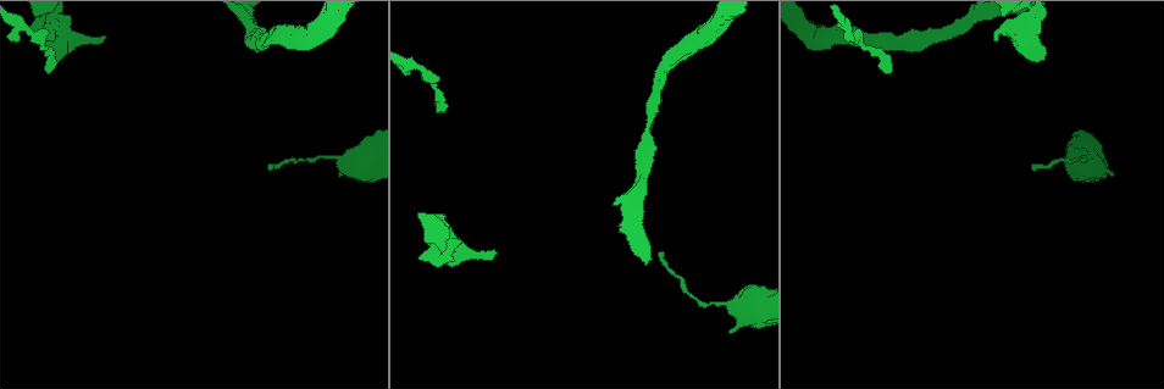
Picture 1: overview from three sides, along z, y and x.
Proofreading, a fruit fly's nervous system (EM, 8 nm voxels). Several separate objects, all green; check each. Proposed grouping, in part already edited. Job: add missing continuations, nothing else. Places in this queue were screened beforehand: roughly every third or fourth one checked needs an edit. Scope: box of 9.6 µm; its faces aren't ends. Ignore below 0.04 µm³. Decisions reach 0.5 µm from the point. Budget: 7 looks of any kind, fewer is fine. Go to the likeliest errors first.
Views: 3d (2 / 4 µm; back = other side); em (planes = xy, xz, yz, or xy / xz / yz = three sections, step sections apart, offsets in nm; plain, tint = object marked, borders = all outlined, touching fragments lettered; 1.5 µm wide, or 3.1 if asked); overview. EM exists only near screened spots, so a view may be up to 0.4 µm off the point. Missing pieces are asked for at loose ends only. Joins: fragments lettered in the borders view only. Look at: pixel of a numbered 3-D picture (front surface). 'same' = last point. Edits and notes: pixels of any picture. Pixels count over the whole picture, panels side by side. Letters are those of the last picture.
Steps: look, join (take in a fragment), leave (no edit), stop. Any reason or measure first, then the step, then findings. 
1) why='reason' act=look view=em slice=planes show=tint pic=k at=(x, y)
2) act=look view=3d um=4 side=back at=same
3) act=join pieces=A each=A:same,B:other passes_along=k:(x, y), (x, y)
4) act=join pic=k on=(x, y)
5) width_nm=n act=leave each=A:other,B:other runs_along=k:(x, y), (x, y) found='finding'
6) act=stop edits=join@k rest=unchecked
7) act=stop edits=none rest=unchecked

why='branch stops here' act=look view=em slice=planes show=borders pic=1 at=(732, 331)

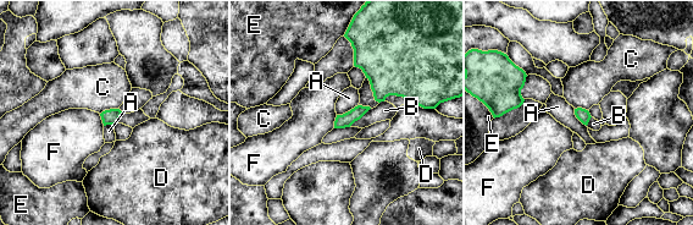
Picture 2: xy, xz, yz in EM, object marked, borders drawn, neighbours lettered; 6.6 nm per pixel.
act=leave each=A:other,B:other,C:other,D:other,E:other,F:other border=2:(358, 104), (337, 115) found='none of them fits'

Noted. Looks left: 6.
act=look view=3d um=2 pic=1 at=(48, 37)

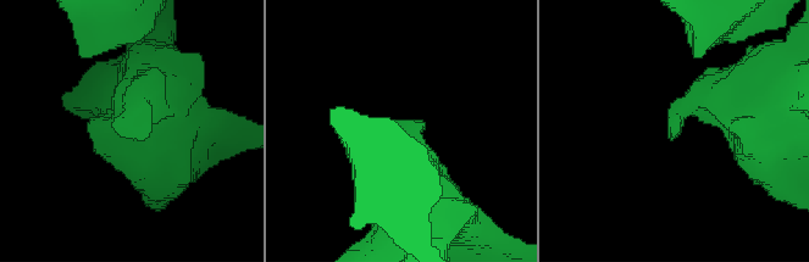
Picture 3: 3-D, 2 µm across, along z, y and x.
act=look view=em slice=yz step=8 show=borders pic=3 at=(672, 130)

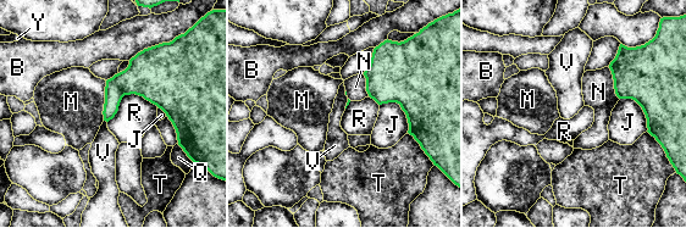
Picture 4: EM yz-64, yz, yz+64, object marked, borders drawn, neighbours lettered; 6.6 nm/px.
longest_contact=R:360nm act=leave each=B:other,J:other,M:other,N:other,Q:other,R:other,T:other,V:other,Y:other border=4:(106, 81), (103, 120) found='no lettered fragment goes on from it'

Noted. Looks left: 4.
why='thin end' act=look view=3d um=4 side=back pic=1 at=(270, 169)

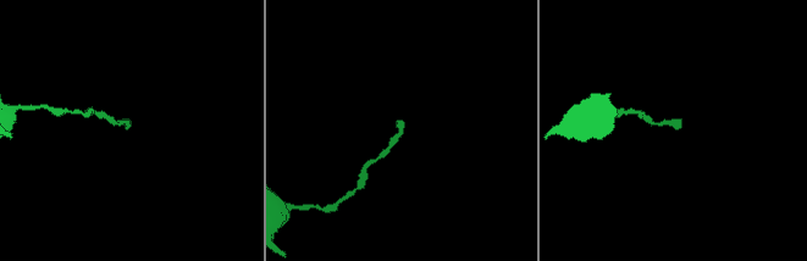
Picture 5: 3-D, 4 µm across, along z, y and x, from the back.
why='now the EM' act=look view=em slice=planes show=borders pic=5 at=(397, 121)

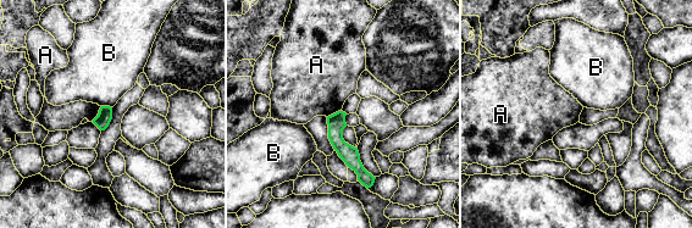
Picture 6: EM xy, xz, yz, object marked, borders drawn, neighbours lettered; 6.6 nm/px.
longest_contact=A:120nm act=leave each=A:other,B:other runs_along=6:(331, 118), (337, 142), (369, 182) found='no lettered fragment goes on from it'

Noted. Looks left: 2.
act=stop edits=none rest=unchecked

